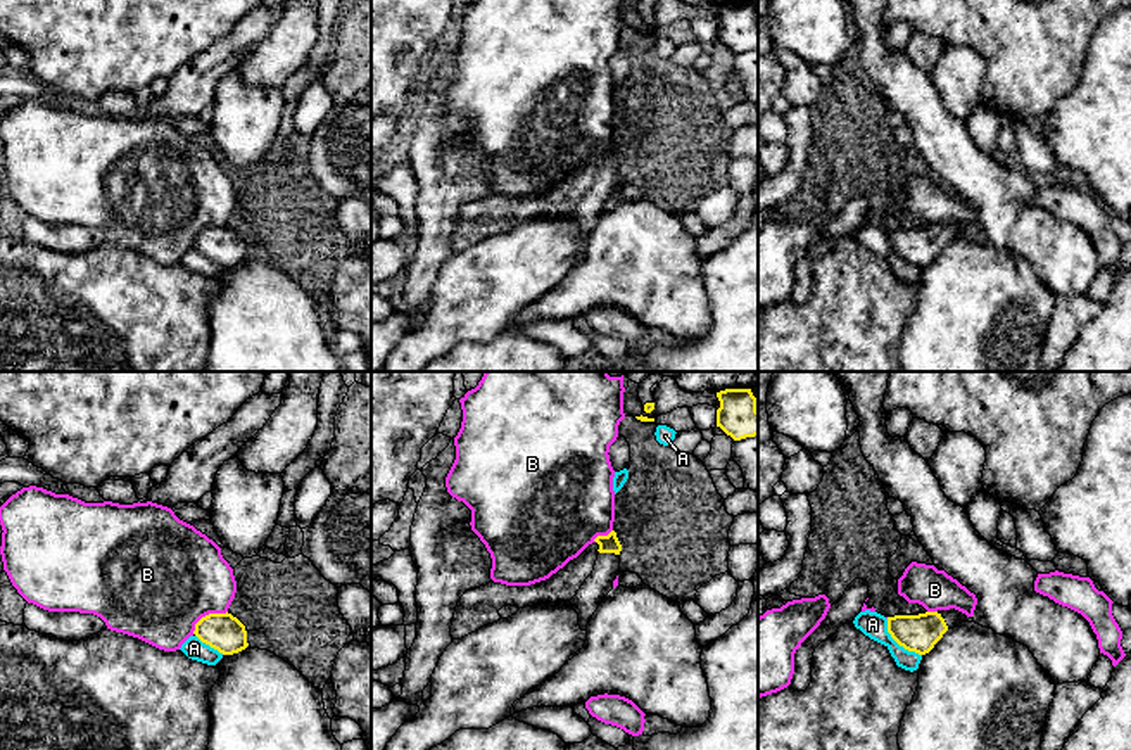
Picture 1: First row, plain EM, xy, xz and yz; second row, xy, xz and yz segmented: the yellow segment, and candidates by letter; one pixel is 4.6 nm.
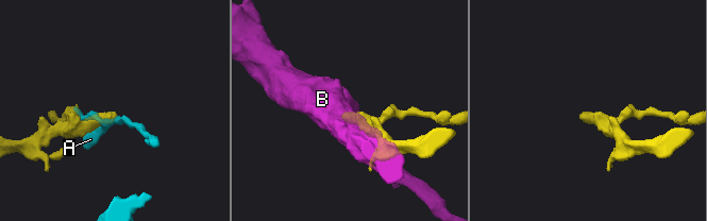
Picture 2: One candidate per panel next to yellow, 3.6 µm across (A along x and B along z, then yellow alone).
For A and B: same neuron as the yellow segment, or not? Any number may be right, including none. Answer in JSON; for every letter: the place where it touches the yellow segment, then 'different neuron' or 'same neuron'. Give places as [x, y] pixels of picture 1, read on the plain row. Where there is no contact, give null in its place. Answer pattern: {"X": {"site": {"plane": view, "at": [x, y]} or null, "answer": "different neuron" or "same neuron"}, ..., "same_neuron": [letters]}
{"A": {"site": {"plane": "yz", "at": [898, 256]}, "answer": "different neuron"}, "B": {"site": {"plane": "xy", "at": [206, 228]}, "answer": "different neuron"}, "same_neuron": []}

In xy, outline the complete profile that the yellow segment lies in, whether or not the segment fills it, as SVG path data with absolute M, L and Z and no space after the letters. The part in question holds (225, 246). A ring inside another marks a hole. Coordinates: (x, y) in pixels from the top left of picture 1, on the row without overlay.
M228 225L202 230L193 247L223 268L233 268L249 259L245 238Z

